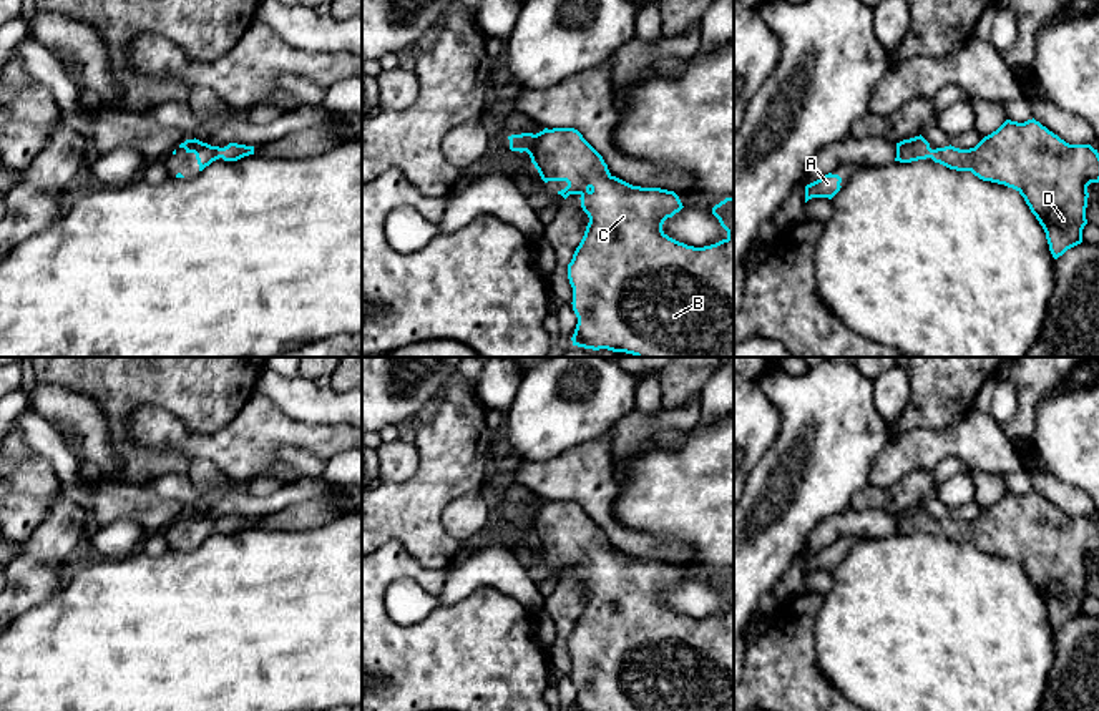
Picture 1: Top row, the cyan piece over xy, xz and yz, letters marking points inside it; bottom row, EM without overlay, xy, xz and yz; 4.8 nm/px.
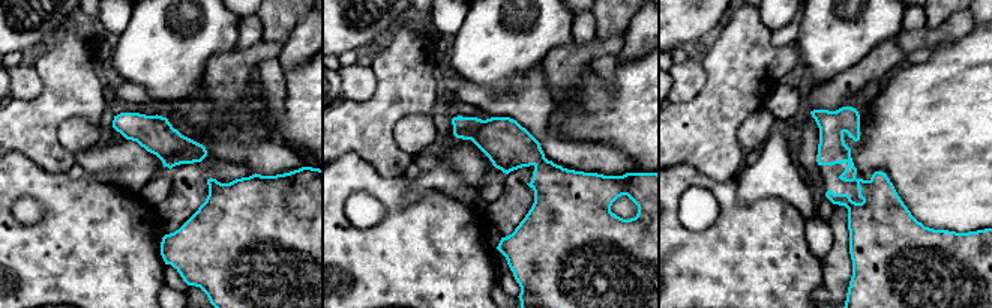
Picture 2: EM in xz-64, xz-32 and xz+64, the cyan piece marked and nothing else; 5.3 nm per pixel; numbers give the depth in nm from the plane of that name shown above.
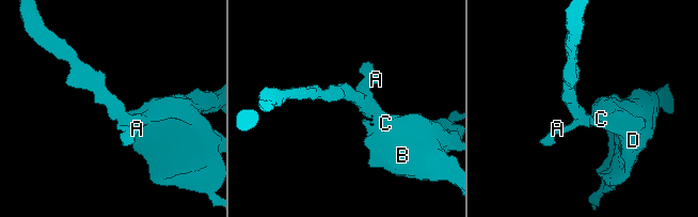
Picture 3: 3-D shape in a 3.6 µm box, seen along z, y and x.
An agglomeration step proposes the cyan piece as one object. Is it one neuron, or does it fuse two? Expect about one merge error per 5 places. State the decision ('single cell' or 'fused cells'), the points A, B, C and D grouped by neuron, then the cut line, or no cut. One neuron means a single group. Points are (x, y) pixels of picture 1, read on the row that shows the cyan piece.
single cell; groups A B C D; cut none

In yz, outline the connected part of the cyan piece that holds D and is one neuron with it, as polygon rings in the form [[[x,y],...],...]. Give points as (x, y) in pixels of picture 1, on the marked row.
[[[1034,118],[1024,123],[1006,120],[970,150],[951,145],[931,150],[921,135],[896,143],[895,161],[911,163],[926,158],[950,169],[971,171],[983,181],[1016,189],[1043,226],[1054,259],[1082,243],[1082,229],[1087,224],[1087,186],[1099,183],[1099,153],[1091,145],[1069,145]]]

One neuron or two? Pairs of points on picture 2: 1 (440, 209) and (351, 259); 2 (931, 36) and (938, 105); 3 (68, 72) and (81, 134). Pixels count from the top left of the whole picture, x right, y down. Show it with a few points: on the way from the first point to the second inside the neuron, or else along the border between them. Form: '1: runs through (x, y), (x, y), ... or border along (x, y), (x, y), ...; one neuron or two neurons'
1: runs through (417, 232), (390, 259), (374, 259); one neuron
2: border along (965, 35), (931, 50); two neurons
3: border along (56, 129), (71, 117), (86, 117), (101, 138); two neurons

